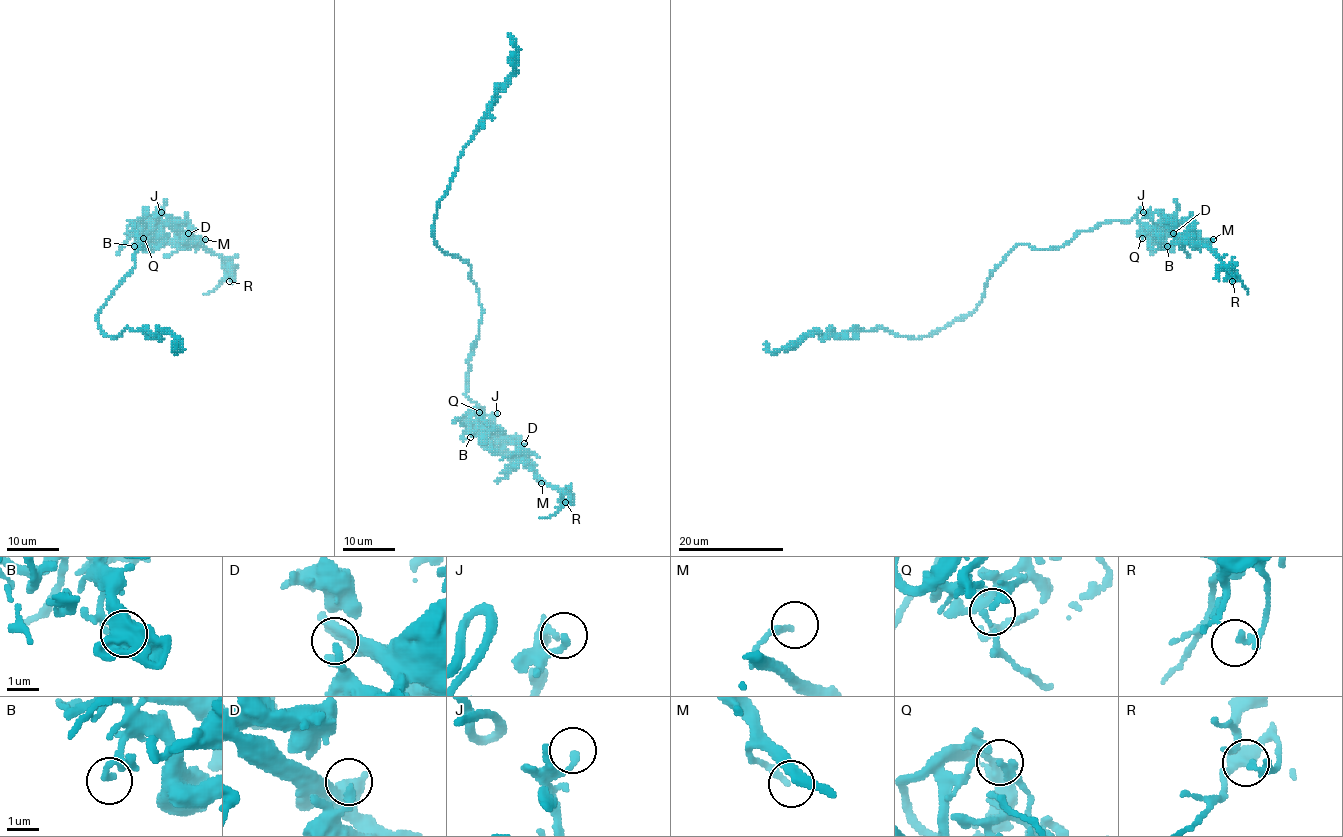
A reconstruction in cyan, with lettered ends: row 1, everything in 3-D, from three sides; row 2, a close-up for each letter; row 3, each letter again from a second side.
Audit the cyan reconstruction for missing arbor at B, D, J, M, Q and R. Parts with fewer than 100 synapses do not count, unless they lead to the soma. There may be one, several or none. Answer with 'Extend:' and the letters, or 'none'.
Extend: none

